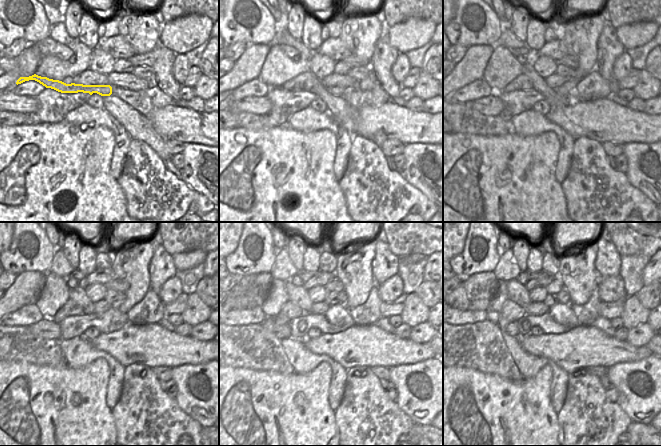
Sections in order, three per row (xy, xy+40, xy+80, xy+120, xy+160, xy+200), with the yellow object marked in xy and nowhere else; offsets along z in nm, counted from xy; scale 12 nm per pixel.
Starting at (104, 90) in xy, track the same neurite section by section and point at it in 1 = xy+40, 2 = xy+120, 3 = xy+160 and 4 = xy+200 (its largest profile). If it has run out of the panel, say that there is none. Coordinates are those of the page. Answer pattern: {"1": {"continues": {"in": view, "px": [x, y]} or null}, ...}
{"1": {"continues": {"in": "xy+40", "px": [338, 91]}}, "2": {"continues": {"in": "xy+120", "px": [131, 263]}}, "3": {"continues": {"in": "xy+160", "px": [354, 269]}}, "4": {"continues": {"in": "xy+200", "px": [577, 272]}}}

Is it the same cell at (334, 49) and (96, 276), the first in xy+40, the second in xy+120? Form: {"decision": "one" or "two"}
{"decision": "one"}

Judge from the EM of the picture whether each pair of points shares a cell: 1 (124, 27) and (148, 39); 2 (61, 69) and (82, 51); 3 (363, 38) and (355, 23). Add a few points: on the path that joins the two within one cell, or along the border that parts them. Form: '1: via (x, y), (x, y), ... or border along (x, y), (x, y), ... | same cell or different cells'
1: via (130, 27), (137, 28), (142, 33) | same cell
2: via (68, 69), (73, 69), (82, 58) | same cell
3: via (359, 34), (355, 27) | same cell

